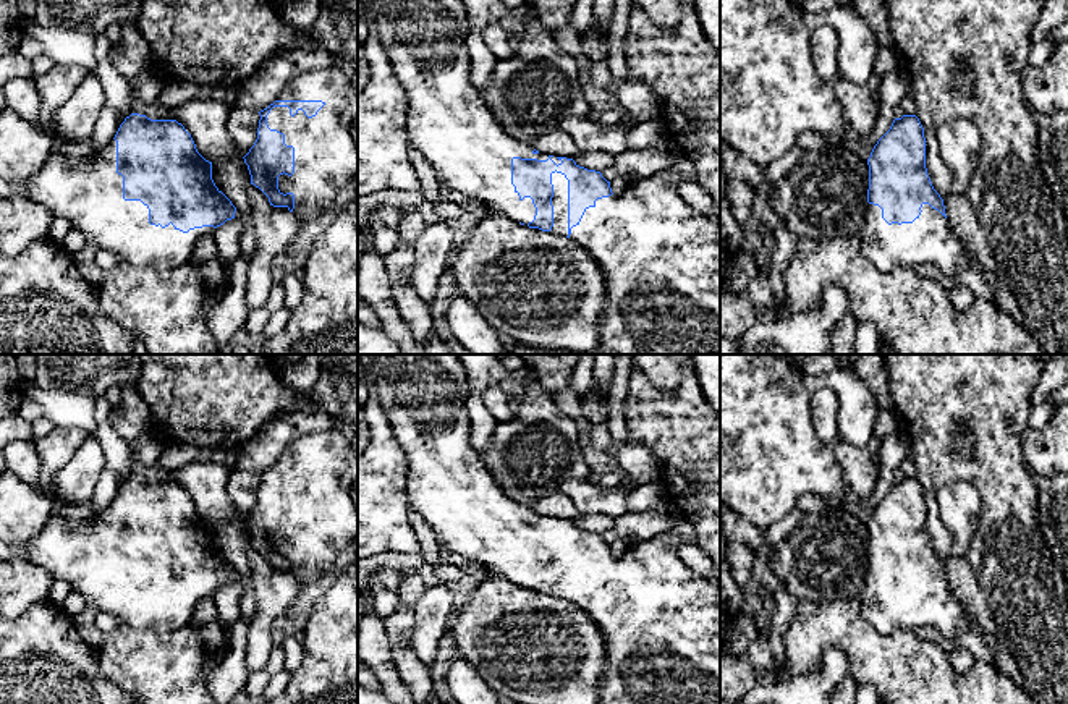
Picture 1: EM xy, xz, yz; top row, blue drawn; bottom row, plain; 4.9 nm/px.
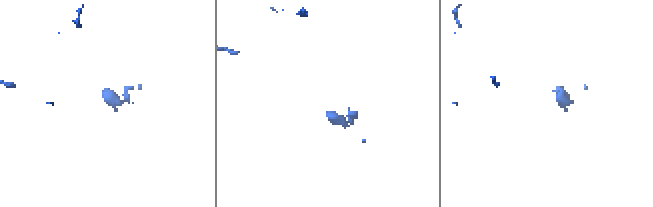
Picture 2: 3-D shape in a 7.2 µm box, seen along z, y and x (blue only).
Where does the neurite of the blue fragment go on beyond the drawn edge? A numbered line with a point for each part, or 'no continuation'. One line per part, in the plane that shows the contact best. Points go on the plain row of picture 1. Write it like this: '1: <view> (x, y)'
1: xy (326, 518)

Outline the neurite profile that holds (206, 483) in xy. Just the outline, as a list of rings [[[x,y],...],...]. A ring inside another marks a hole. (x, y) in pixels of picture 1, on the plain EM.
[[[191,461],[175,469],[175,482],[184,489],[197,515],[209,524],[238,521],[233,500],[227,492],[230,471],[215,461]]]

